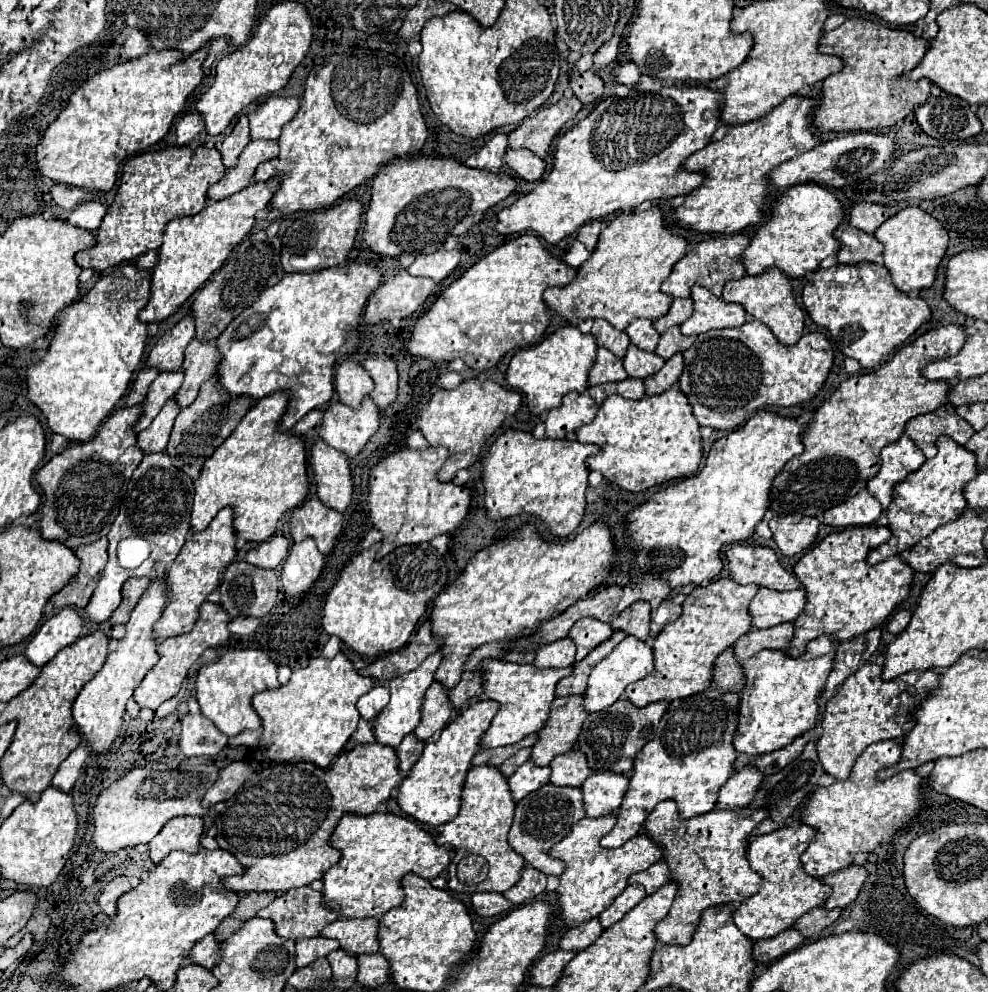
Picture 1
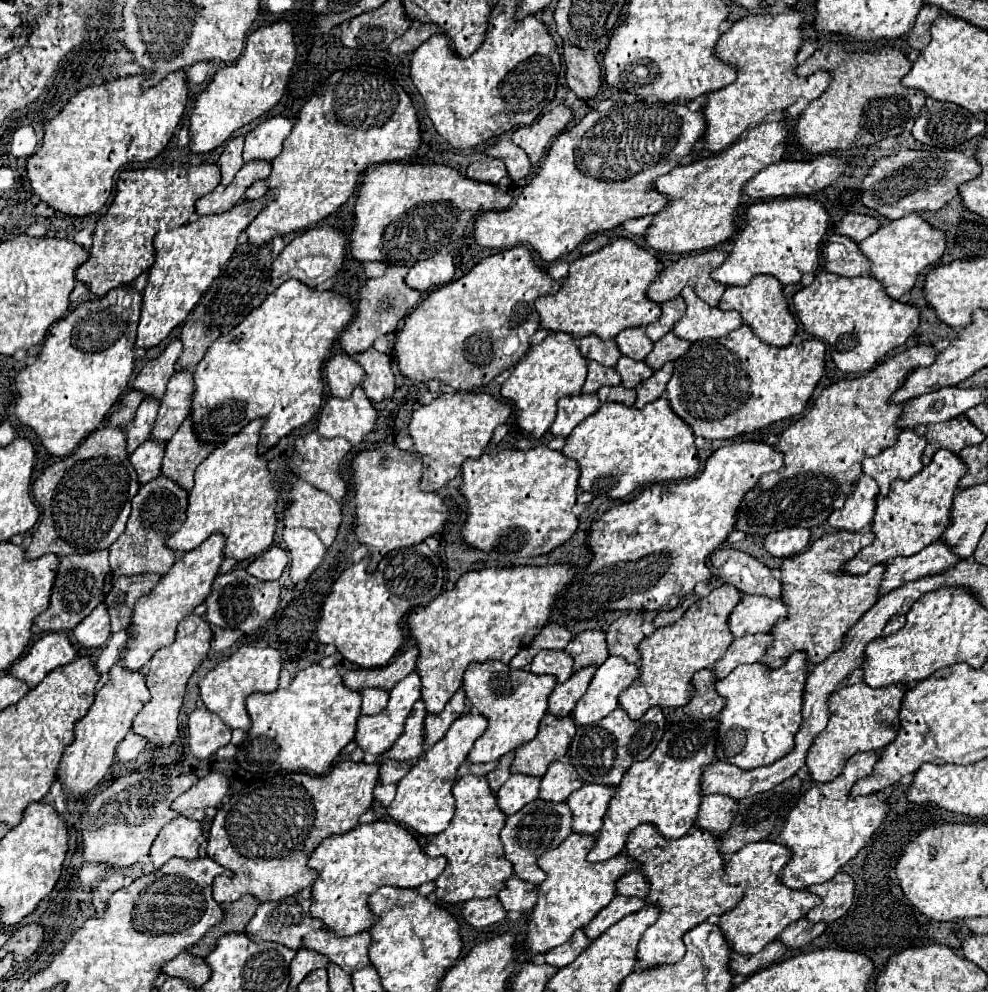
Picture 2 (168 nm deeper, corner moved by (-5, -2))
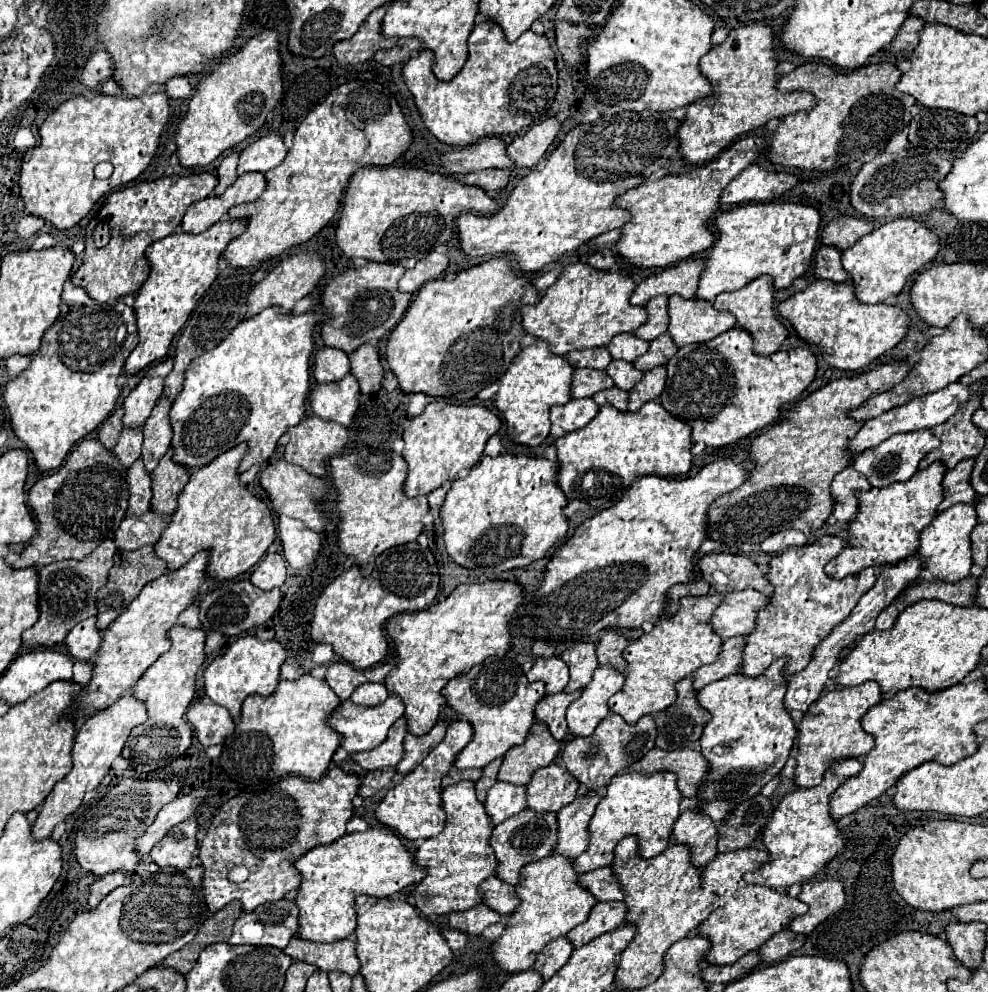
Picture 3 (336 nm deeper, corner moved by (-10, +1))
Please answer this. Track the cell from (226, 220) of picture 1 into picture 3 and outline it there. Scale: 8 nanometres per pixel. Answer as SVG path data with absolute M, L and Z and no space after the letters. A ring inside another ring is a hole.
M222 219L214 223L204 233L172 233L148 247L148 261L152 271L144 285L140 287L134 303L140 343L126 359L126 373L138 373L148 363L162 359L172 343L172 337L188 321L194 305L204 295L204 291L218 277L218 259L228 247L228 243L242 235L248 219Z

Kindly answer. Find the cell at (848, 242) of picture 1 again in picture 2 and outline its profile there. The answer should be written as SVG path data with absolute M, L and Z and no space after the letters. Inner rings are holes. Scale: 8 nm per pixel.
M829 234L823 242L823 266L827 272L847 278L857 278L869 272L871 264L867 264L867 258L859 252L857 244L851 242L847 236Z

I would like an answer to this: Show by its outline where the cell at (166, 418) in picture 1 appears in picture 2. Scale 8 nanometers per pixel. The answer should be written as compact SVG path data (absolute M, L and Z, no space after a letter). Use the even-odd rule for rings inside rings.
M149 440L139 446L131 456L129 462L133 464L139 484L147 484L151 480L155 480L161 472L161 458L163 458L163 450L165 444L151 444Z

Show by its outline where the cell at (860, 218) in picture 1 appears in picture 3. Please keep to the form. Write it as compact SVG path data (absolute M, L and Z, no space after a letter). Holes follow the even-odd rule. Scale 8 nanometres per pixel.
M840 215L838 219L830 221L824 229L822 229L822 243L824 245L836 245L838 249L848 249L850 245L854 245L862 235L870 233L874 229L872 221L868 219L858 219L858 217L850 217L850 215Z

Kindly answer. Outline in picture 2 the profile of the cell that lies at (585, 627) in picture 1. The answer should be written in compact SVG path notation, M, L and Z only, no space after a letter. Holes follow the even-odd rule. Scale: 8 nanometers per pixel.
M587 630L575 636L565 652L573 656L573 672L585 668L585 666L601 666L607 660L607 644L603 644L603 632Z

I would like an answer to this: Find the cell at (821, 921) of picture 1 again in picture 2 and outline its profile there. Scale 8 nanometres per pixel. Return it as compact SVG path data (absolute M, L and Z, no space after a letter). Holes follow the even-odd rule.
M805 918L789 924L781 934L779 942L785 944L789 950L797 950L807 946L813 938L817 938L825 930L825 924L807 924Z

